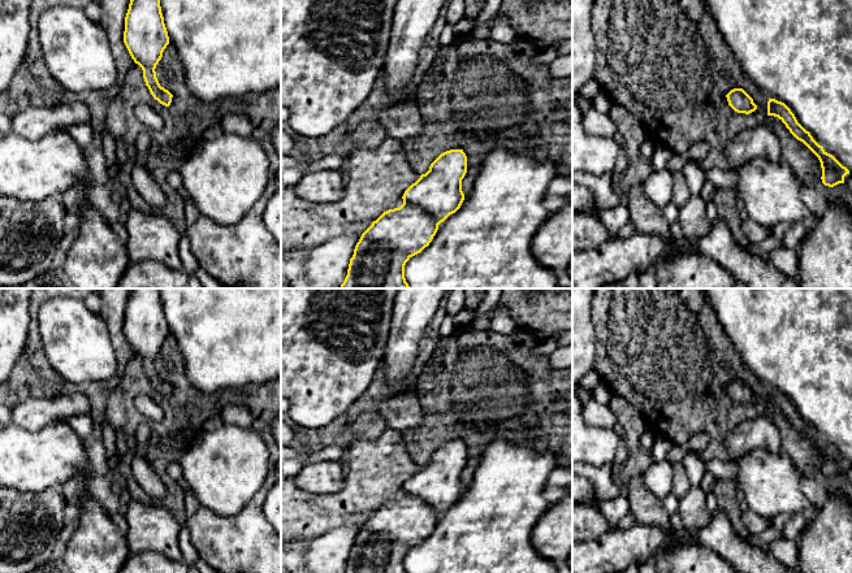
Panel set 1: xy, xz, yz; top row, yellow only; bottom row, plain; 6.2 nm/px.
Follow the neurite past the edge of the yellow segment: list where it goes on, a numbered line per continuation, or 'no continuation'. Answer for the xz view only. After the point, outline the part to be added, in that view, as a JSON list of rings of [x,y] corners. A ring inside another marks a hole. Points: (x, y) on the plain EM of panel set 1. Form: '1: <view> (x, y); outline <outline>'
no continuation

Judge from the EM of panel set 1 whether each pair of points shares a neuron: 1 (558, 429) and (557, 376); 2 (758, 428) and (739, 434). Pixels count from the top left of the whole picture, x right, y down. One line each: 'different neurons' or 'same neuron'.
1: same neuron
2: same neuron

